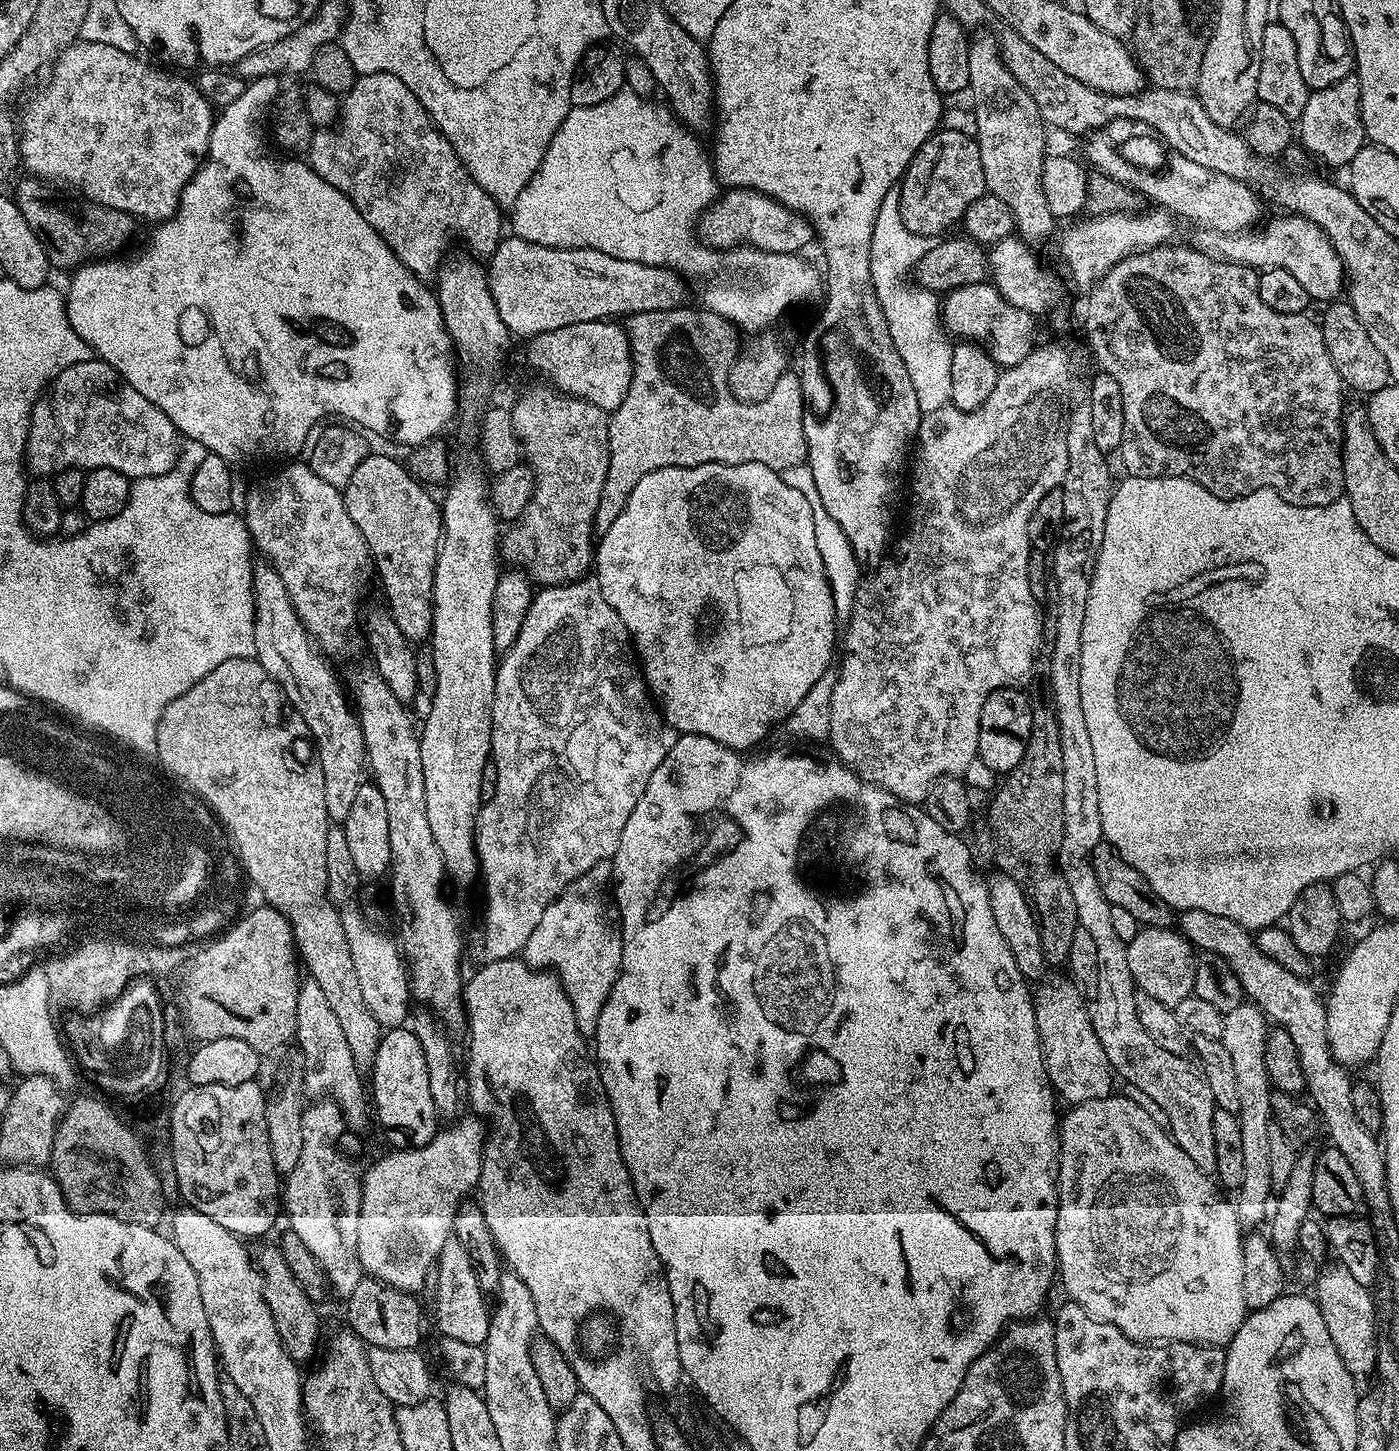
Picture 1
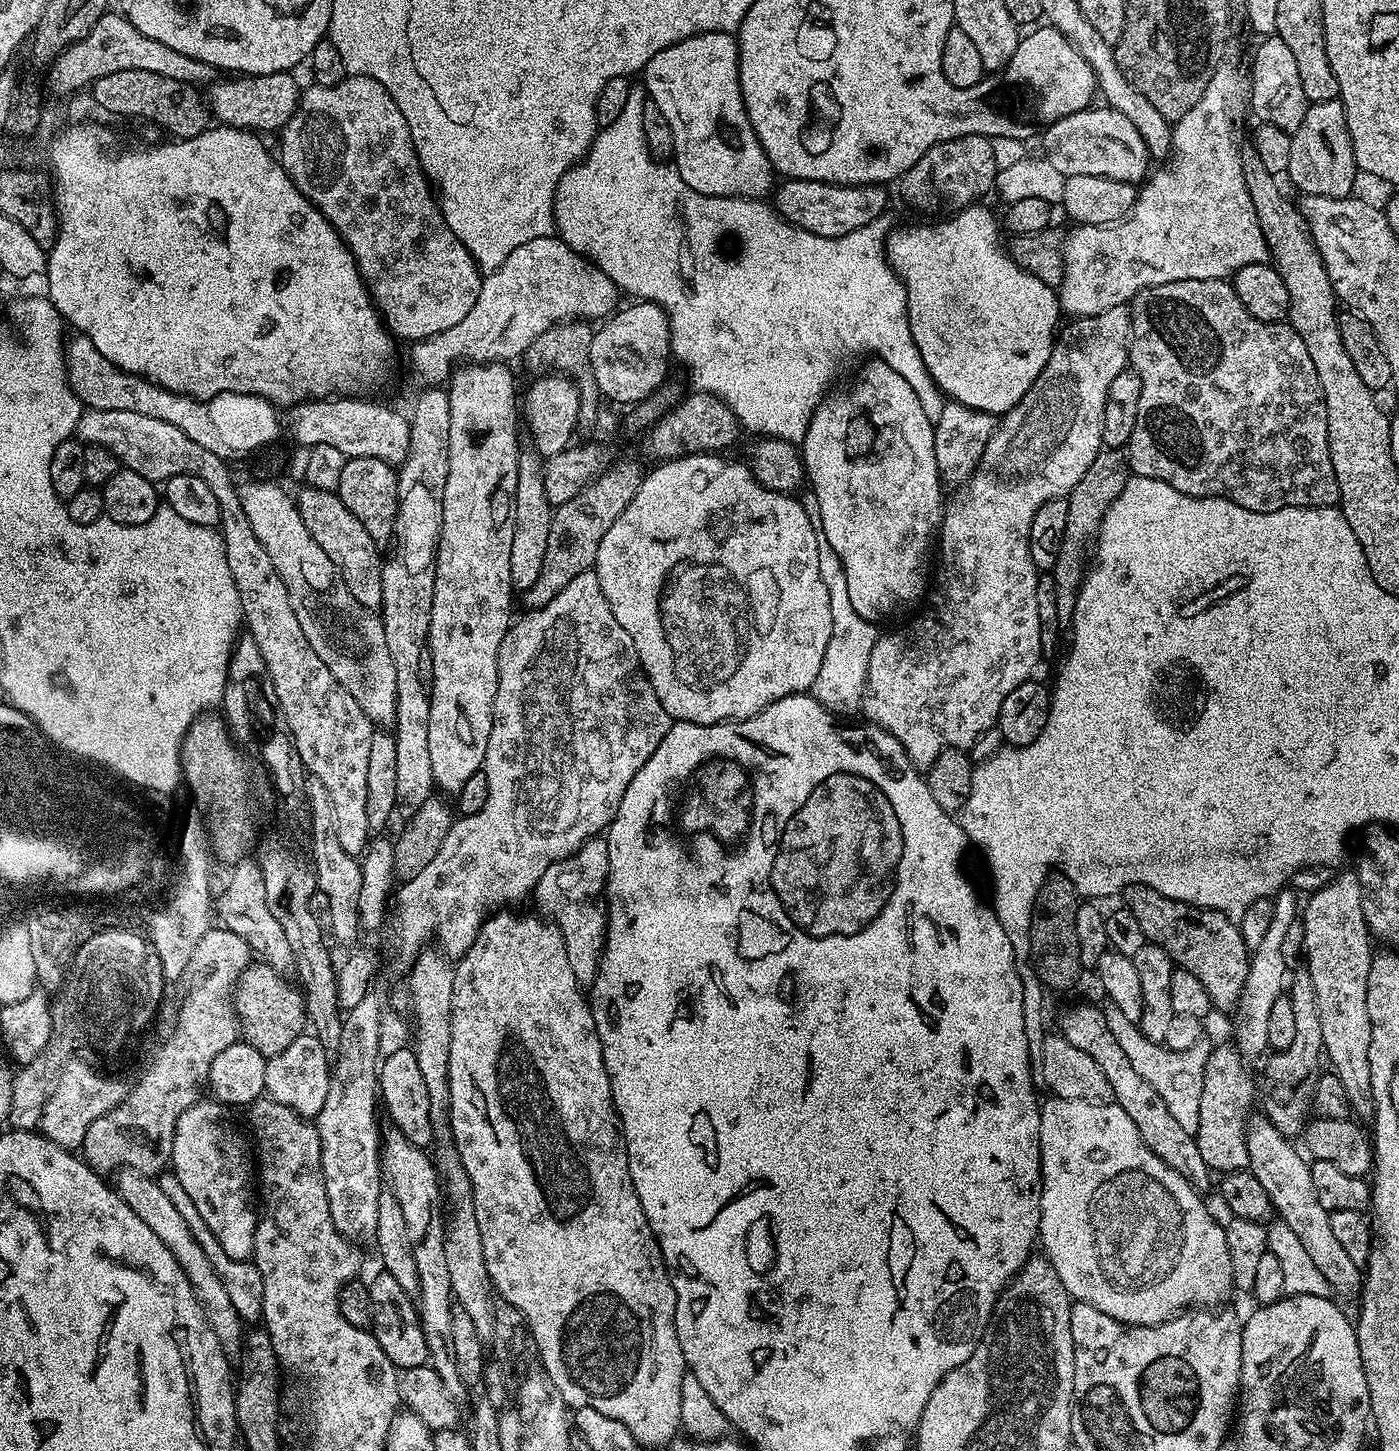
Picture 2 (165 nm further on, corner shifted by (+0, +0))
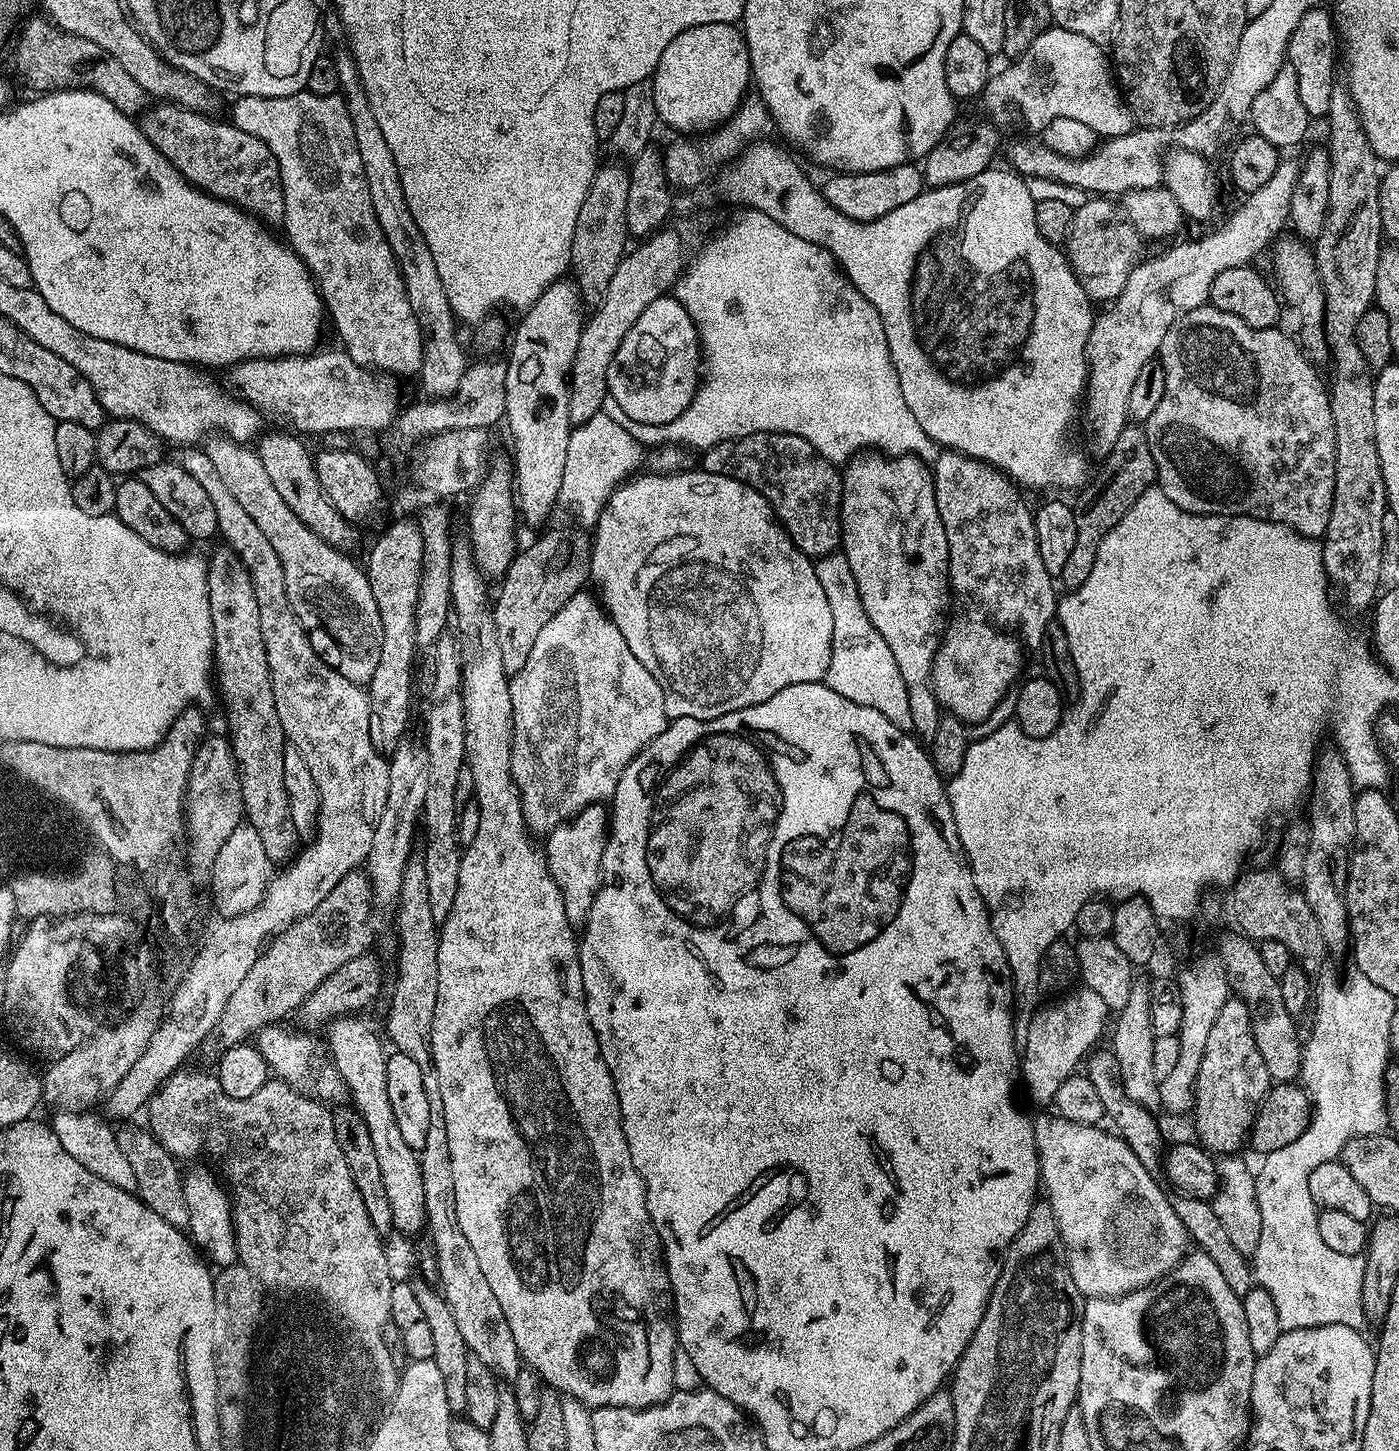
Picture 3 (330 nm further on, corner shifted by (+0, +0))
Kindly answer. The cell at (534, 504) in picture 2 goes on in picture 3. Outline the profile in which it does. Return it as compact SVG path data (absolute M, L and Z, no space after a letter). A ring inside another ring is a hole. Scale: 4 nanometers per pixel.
M572 278L556 280L530 307L523 309L516 333L512 336L512 349L506 355L506 410L504 420L512 435L512 452L516 455L514 467L514 495L518 516L528 524L544 524L551 512L557 511L556 499L562 490L562 473L566 471L566 446L570 446L572 423L572 390L570 377L572 363L578 352L578 342L586 319L585 301L579 284Z

